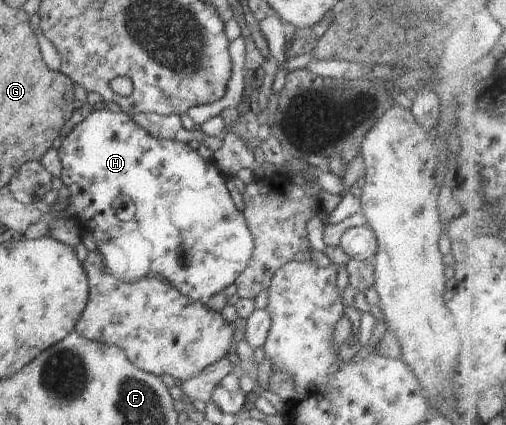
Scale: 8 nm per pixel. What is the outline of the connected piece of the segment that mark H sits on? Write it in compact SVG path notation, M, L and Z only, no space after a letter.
M93 110L83 121L79 122L63 139L61 147L57 149L57 155L61 162L60 179L62 185L69 189L69 196L66 200L67 207L59 212L44 213L40 220L32 223L25 231L24 237L36 240L44 237L51 237L49 234L51 223L59 217L73 218L79 228L83 225L82 232L91 233L95 239L96 250L103 258L103 263L111 275L120 278L126 282L139 281L141 278L154 277L165 280L167 283L174 285L183 295L195 301L206 303L206 301L229 287L231 283L237 281L240 273L247 269L247 263L252 256L254 248L254 237L249 231L243 212L237 209L231 199L229 190L225 185L227 178L220 173L213 161L204 160L196 150L192 150L187 143L178 142L166 138L156 138L147 130L144 130L131 115L123 112L110 112L109 110Z

